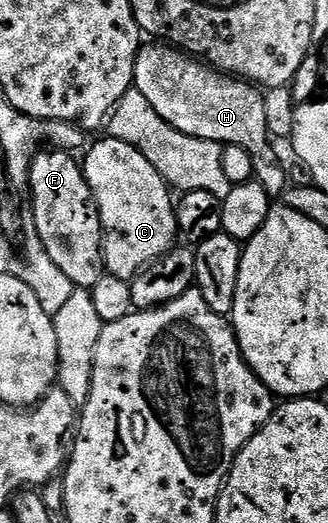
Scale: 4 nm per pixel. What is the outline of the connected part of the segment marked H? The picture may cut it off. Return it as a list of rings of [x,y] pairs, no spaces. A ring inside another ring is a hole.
[[[146,44],[137,53],[133,86],[144,95],[152,109],[182,134],[221,145],[244,147],[252,155],[253,178],[272,199],[279,198],[286,191],[290,177],[274,154],[267,131],[265,94],[251,82],[225,74],[173,46]]]

